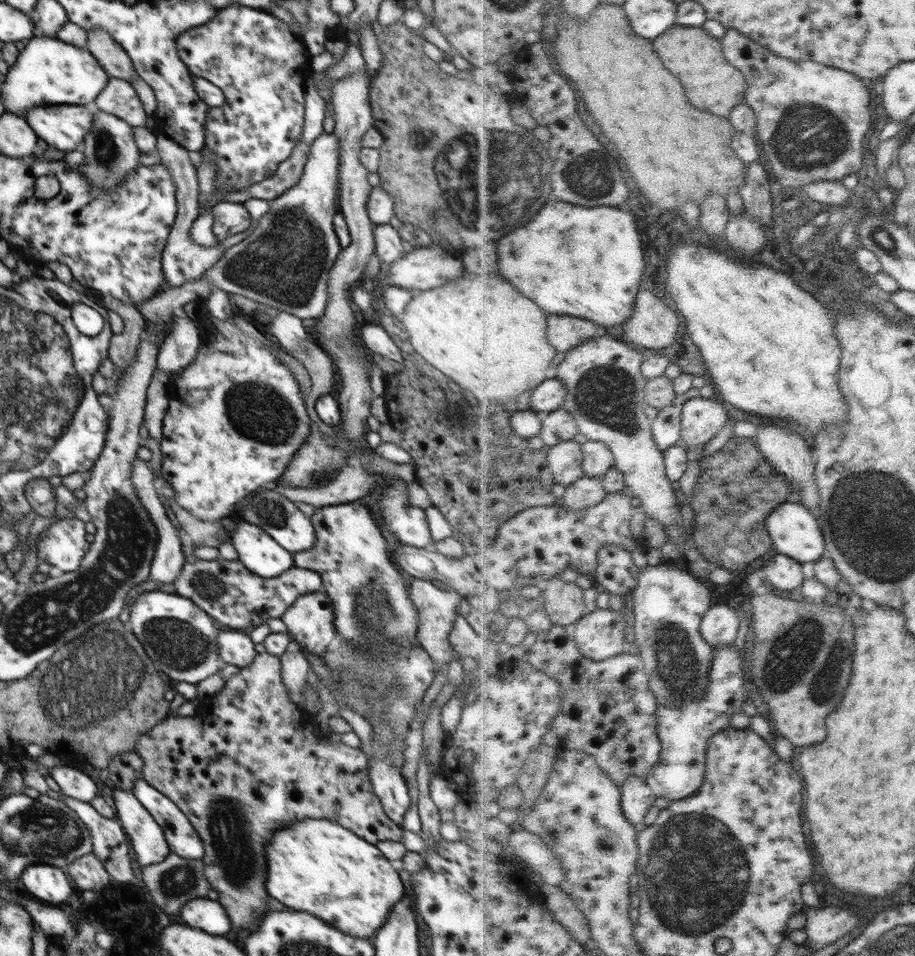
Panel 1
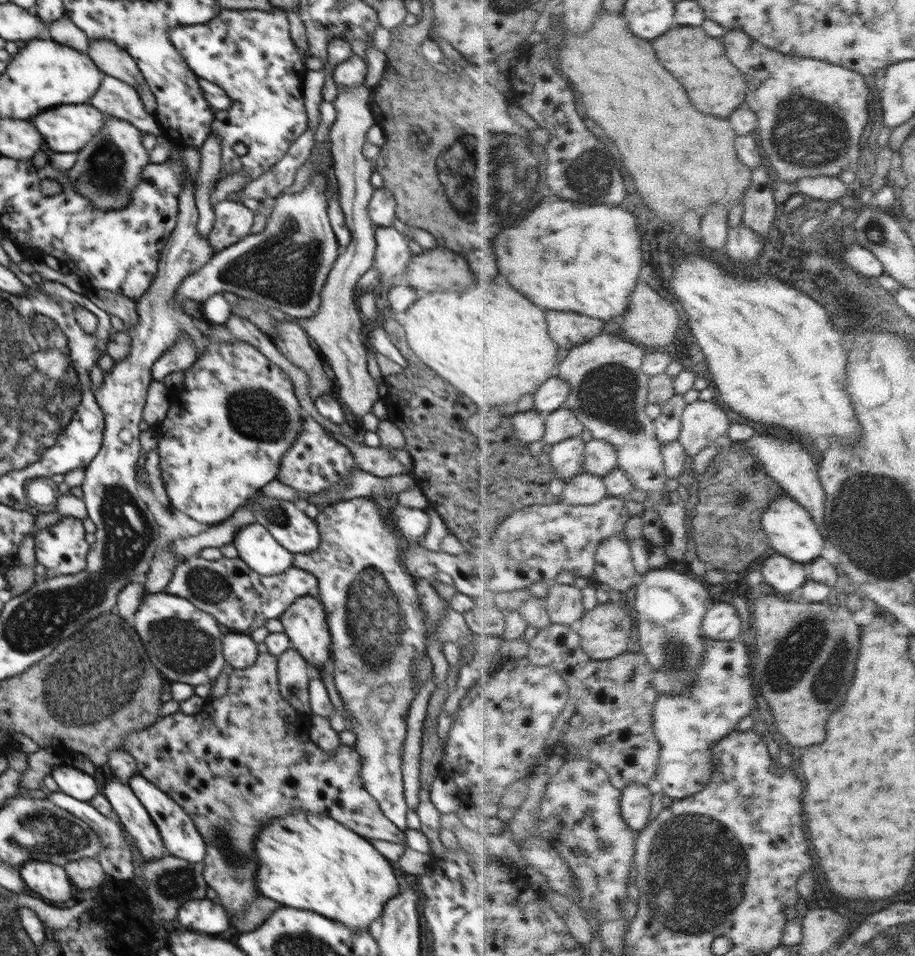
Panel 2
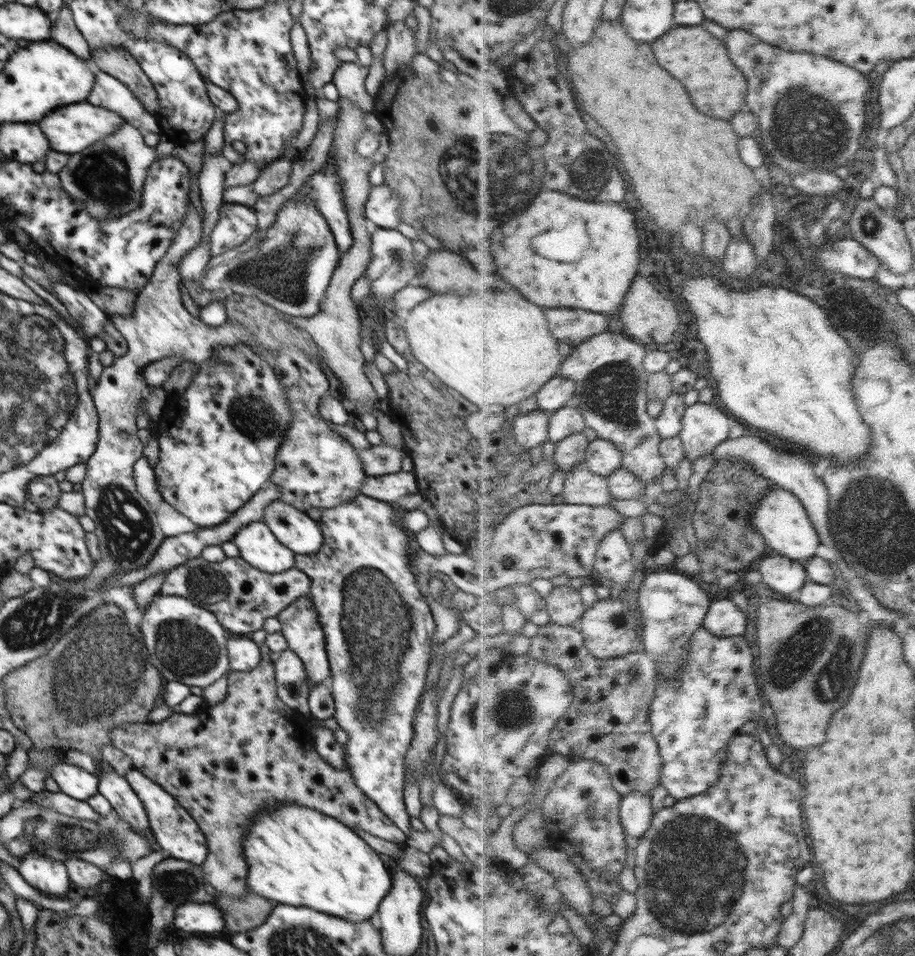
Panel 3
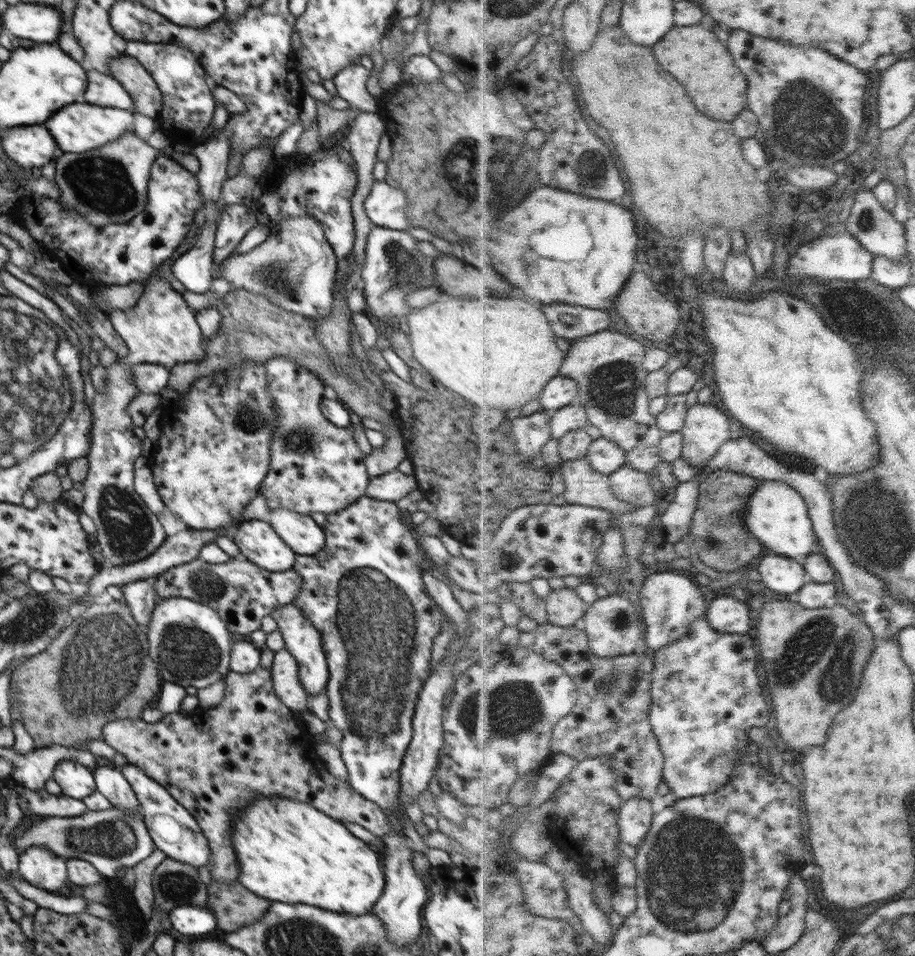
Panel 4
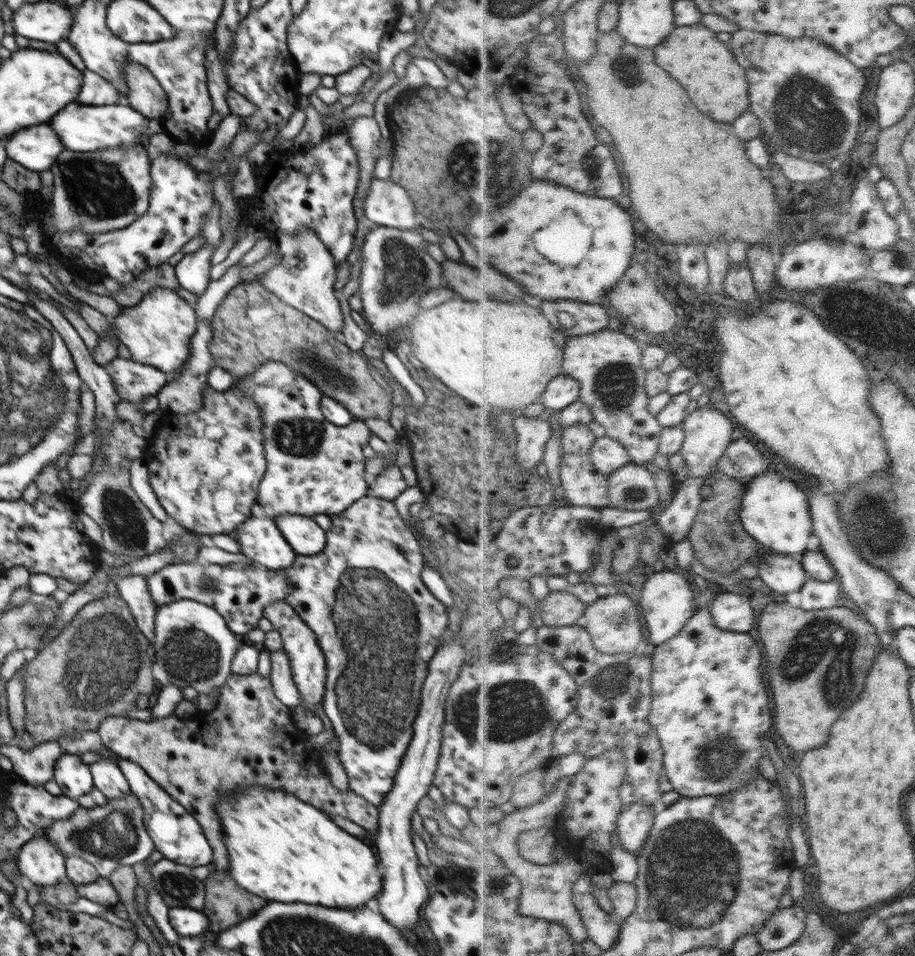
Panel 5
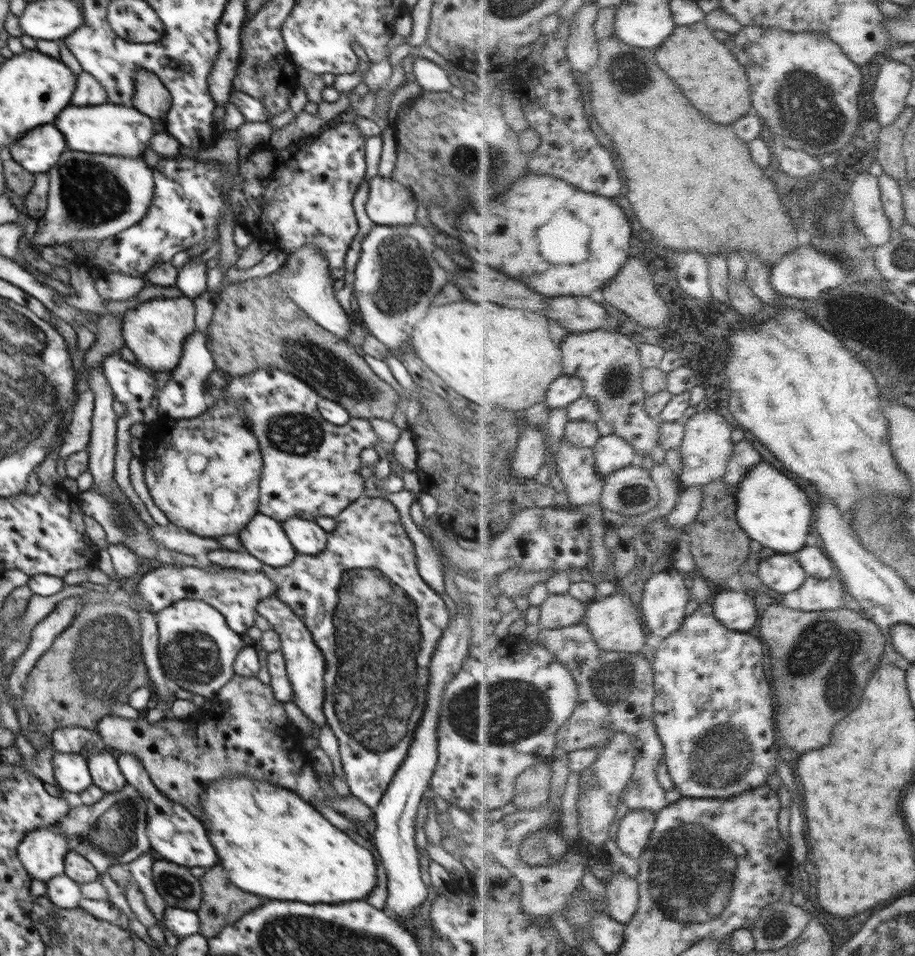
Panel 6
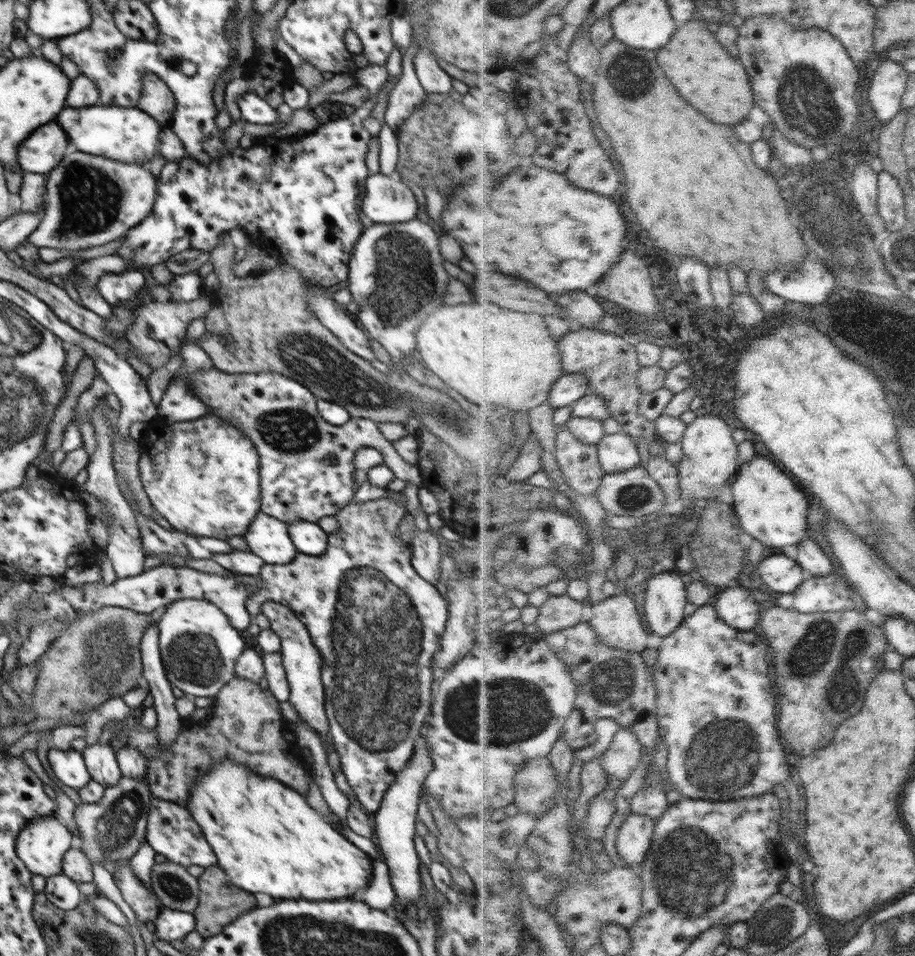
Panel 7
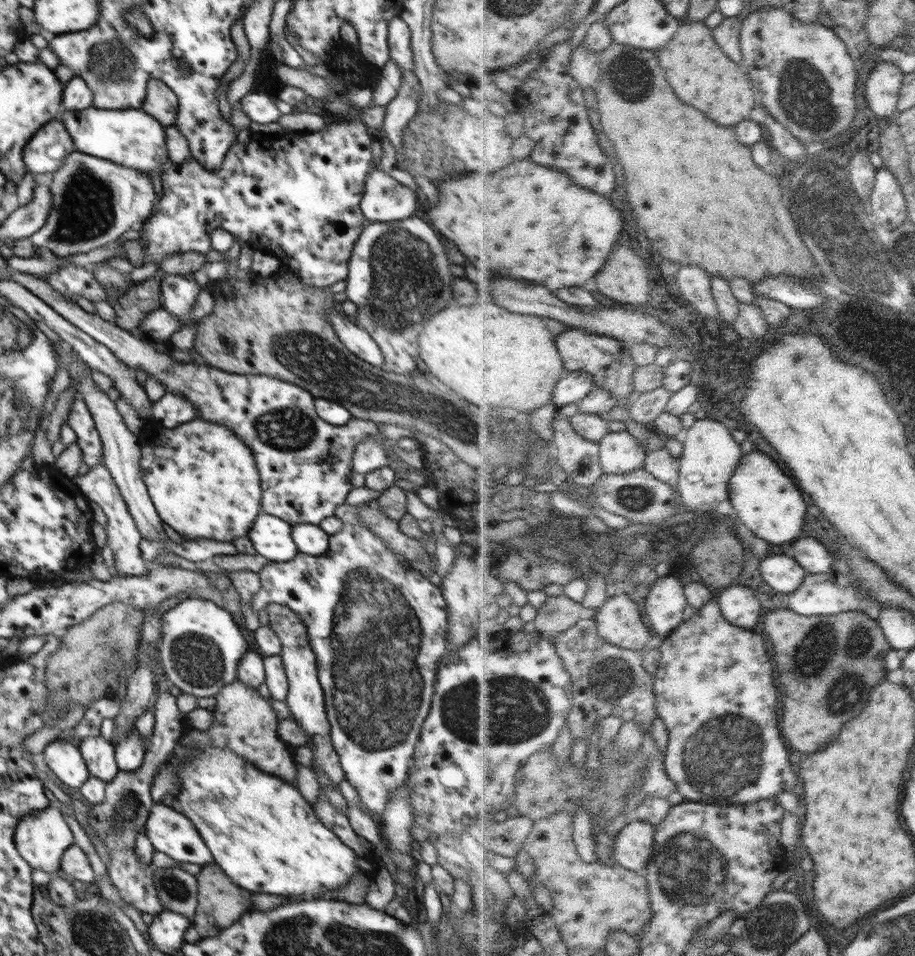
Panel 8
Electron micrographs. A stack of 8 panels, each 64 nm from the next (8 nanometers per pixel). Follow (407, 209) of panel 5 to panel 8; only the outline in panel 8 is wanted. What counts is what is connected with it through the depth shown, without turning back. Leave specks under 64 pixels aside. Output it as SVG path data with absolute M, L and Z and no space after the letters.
M380 169L366 177L360 208L367 222L401 221L414 216L417 194Z

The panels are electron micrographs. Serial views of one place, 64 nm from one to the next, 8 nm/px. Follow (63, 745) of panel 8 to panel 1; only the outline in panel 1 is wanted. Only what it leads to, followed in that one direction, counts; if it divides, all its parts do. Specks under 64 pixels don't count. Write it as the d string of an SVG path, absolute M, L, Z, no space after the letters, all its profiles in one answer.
M58 765L49 772L66 796L89 803L99 794L96 783L83 771L70 766Z

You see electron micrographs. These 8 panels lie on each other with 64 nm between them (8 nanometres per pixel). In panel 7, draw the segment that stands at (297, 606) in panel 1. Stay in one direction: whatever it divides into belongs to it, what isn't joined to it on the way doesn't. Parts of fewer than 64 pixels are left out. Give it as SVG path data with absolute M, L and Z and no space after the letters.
M268 600L268 602L264 602L260 606L260 613L268 617L270 621L269 628L281 638L279 653L281 654L284 670L287 673L286 678L290 688L289 702L294 706L294 710L298 712L300 718L320 737L320 741L322 741L326 750L326 755L328 755L328 766L332 769L332 773L336 775L341 772L338 754L332 747L329 747L329 745L332 745L330 740L325 743L326 738L328 738L328 732L330 732L330 725L325 713L326 693L320 676L322 656L318 652L318 648L314 646L308 629L301 619L297 617L298 614L290 610L290 607Z

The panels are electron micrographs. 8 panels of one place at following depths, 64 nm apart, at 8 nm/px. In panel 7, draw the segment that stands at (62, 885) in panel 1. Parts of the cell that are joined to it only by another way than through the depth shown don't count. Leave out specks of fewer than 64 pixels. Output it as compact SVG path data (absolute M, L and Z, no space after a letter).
M54 813L24 825L15 850L32 874L48 878L63 873L64 853L75 844L73 834Z

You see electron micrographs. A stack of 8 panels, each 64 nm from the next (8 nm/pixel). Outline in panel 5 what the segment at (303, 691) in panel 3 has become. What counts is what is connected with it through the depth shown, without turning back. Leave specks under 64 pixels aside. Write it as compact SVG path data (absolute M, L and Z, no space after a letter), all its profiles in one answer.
M283 649L271 651L271 685L278 700L281 700L288 708L302 706L302 696L294 684L290 658Z

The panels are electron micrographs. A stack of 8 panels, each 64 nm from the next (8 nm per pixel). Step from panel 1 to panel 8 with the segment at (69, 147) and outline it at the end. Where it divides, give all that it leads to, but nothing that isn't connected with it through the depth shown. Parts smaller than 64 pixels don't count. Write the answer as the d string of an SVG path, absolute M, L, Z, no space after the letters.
M88 107L61 111L58 118L70 133L75 150L116 162L150 177L152 170L164 172L172 164L166 149L166 127L142 109L106 110Z

